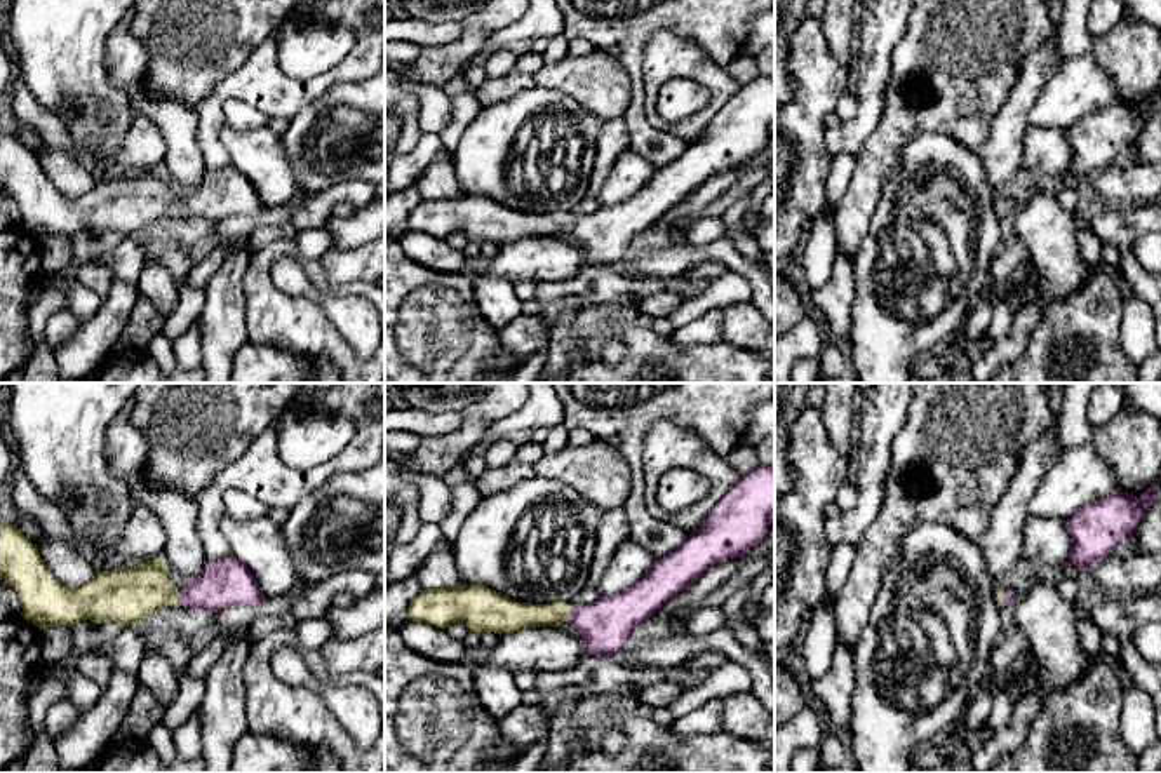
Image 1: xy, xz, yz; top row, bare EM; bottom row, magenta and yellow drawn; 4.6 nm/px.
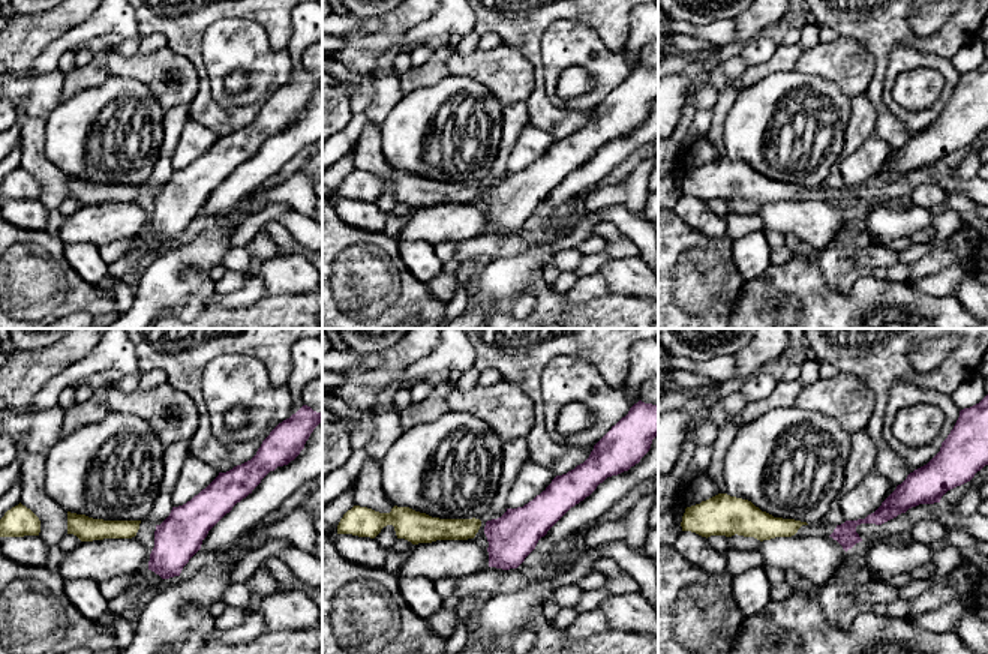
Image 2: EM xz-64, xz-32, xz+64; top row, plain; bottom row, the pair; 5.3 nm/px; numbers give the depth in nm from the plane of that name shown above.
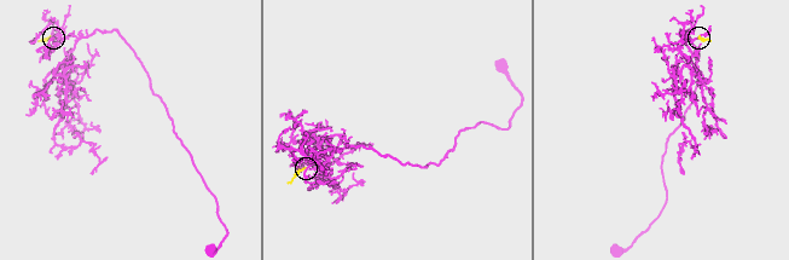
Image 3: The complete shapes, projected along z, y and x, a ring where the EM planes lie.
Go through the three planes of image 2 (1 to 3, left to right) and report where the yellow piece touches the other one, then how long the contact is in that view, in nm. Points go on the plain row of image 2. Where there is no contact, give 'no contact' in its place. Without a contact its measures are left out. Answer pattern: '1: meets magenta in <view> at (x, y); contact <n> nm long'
1: no contact
2: no contact
3: no contact

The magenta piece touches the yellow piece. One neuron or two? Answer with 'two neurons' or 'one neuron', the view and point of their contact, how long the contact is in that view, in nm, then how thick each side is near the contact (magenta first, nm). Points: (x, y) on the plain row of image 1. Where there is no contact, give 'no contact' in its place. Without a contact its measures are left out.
one neuron | xz (570, 225) | 70 nm | 240/130 nm

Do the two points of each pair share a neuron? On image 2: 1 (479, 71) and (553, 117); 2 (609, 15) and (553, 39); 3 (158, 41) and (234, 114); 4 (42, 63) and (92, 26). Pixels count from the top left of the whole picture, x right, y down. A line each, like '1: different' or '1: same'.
1: different
2: different
3: different
4: same

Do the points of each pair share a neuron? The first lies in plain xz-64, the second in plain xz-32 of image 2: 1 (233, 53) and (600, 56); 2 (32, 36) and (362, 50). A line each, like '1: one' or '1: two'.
1: one
2: one

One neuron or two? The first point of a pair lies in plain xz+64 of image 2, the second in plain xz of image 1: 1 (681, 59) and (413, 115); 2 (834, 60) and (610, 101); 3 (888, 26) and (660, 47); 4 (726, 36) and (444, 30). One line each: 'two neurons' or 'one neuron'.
1: one neuron
2: one neuron
3: two neurons
4: one neuron

